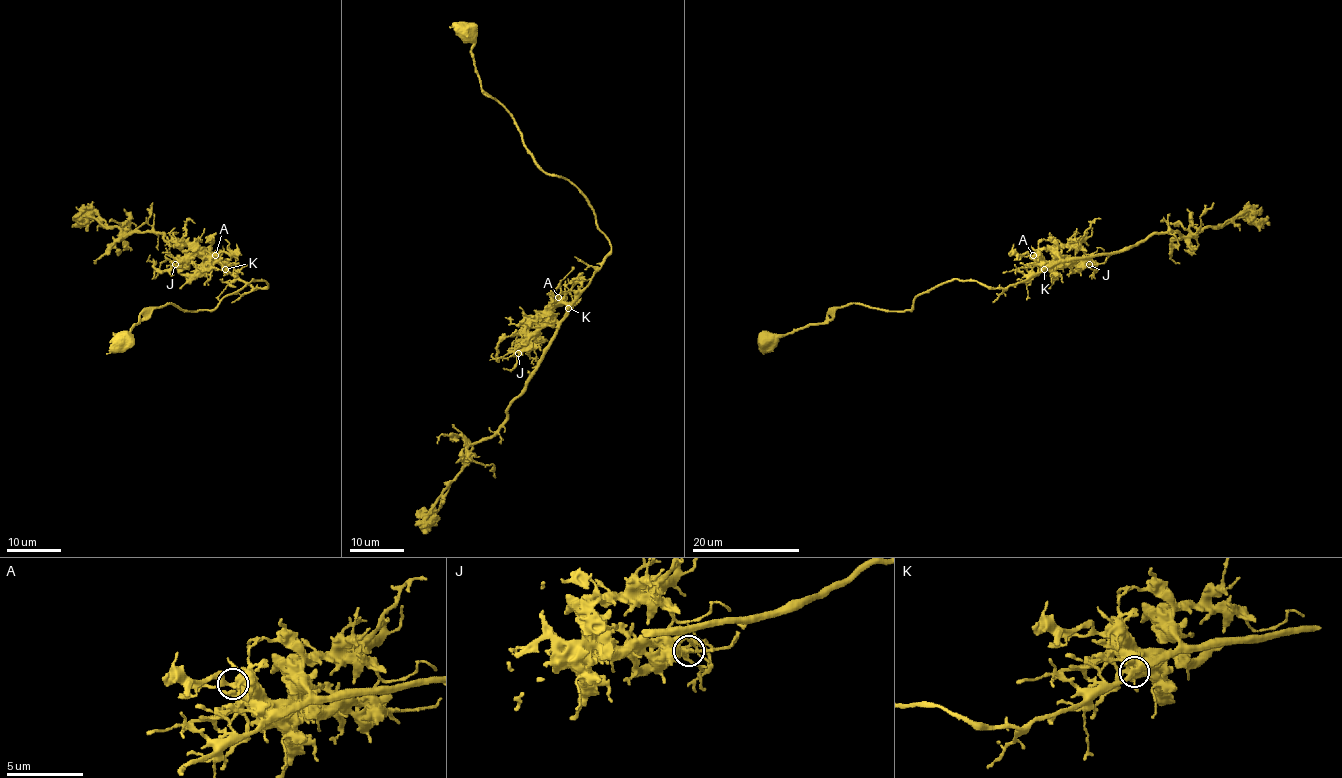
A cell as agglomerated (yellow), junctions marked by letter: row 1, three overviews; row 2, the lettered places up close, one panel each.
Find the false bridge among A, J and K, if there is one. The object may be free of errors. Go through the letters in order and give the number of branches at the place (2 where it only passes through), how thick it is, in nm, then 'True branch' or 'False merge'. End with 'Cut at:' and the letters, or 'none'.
A: Branches: 4. Thickness 440 nm. True branch
J: Branches: 4. Thickness 280 nm. True branch
K: Branches: 4. Thickness 440 nm. True branch
Cut at: none

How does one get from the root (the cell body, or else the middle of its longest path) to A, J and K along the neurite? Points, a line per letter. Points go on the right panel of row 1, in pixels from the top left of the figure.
A: (766, 340), (827, 322), (851, 303), (910, 310), (918, 295), (952, 279), (1007, 289), (1042, 268), (1033, 255)
J: (766, 340), (827, 322), (851, 303), (910, 310), (918, 295), (952, 279), (1007, 289), (1060, 262), (1089, 264)
K: (766, 340), (827, 322), (836, 309), (851, 303), (910, 310), (918, 295), (952, 279), (1007, 289), (1043, 268)

